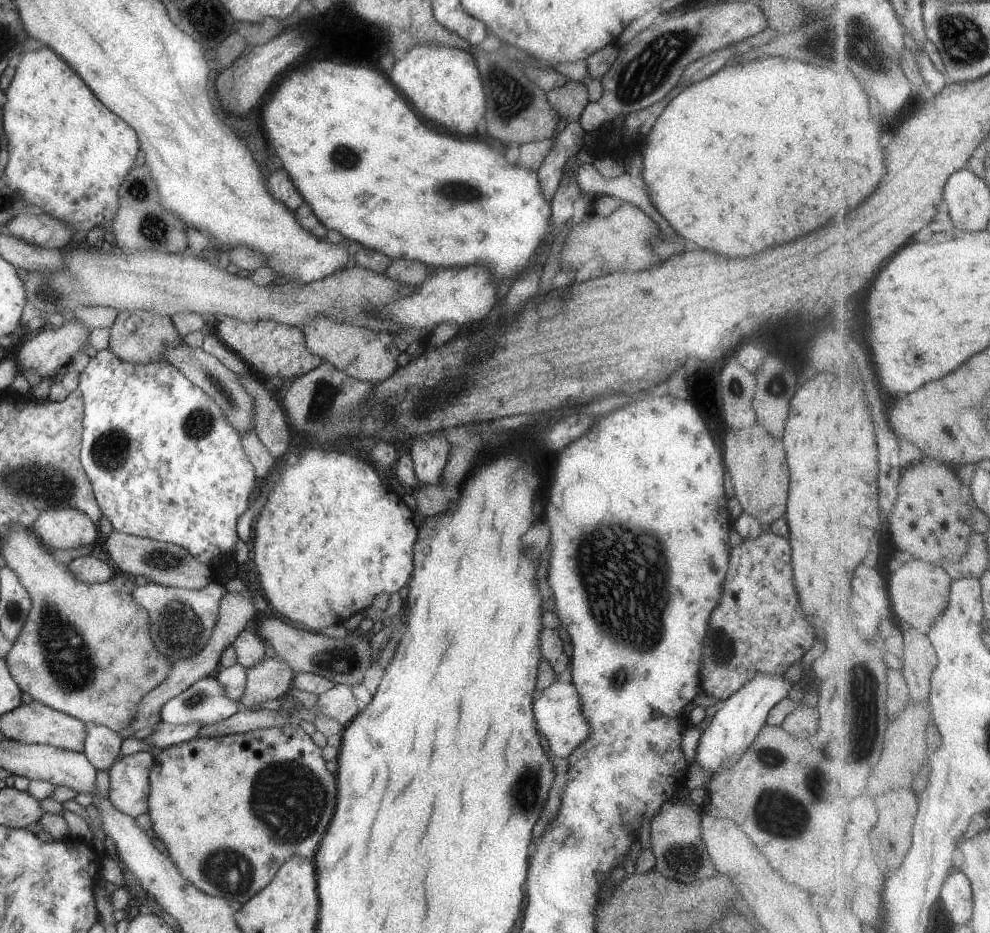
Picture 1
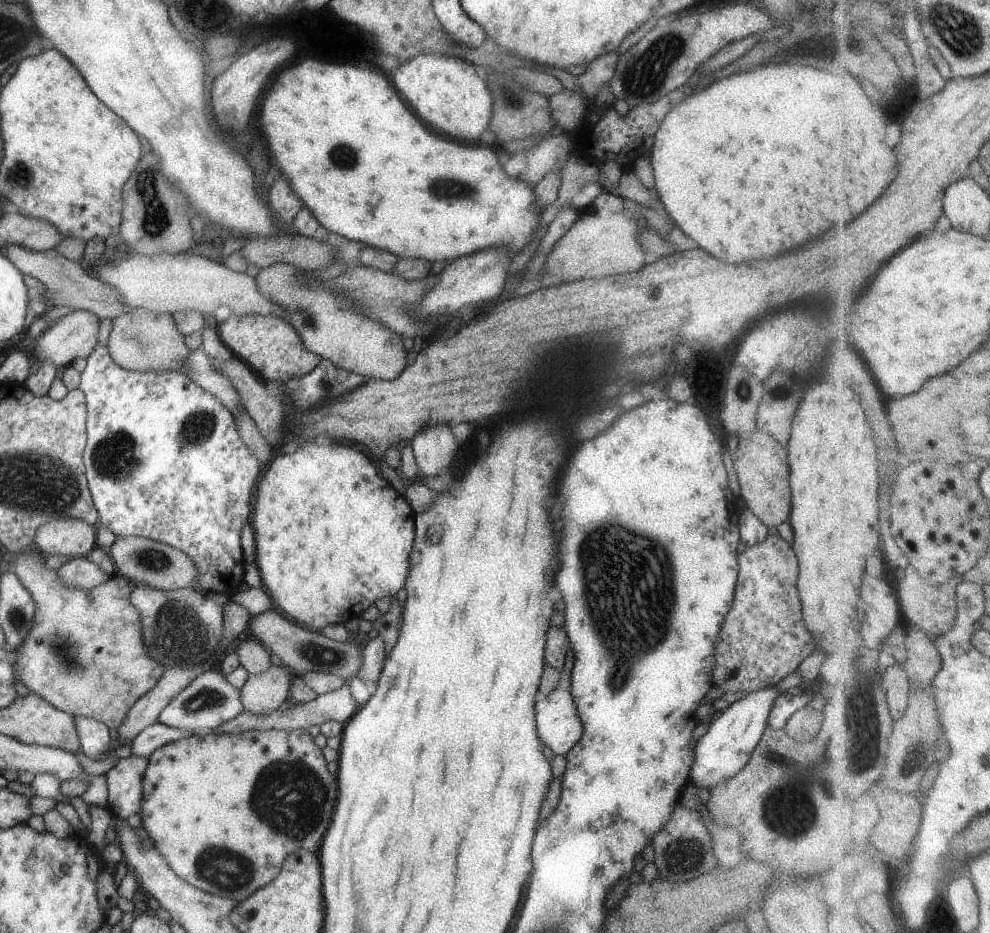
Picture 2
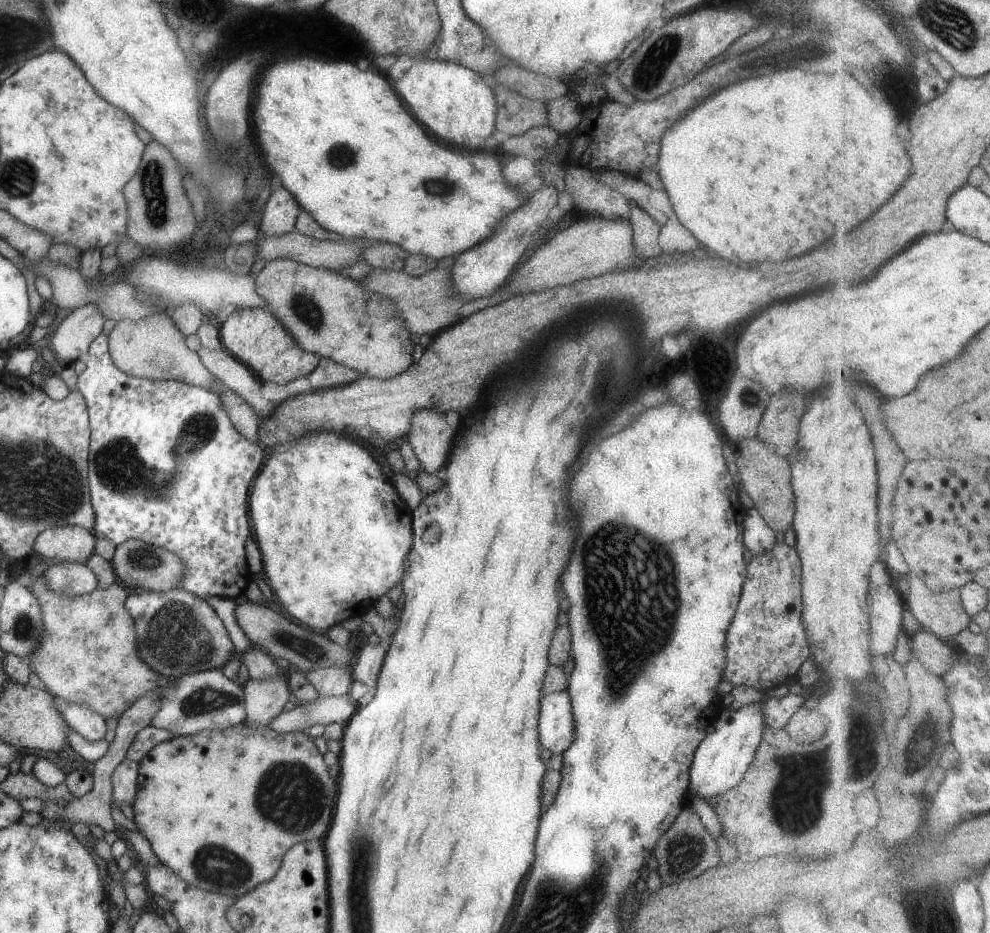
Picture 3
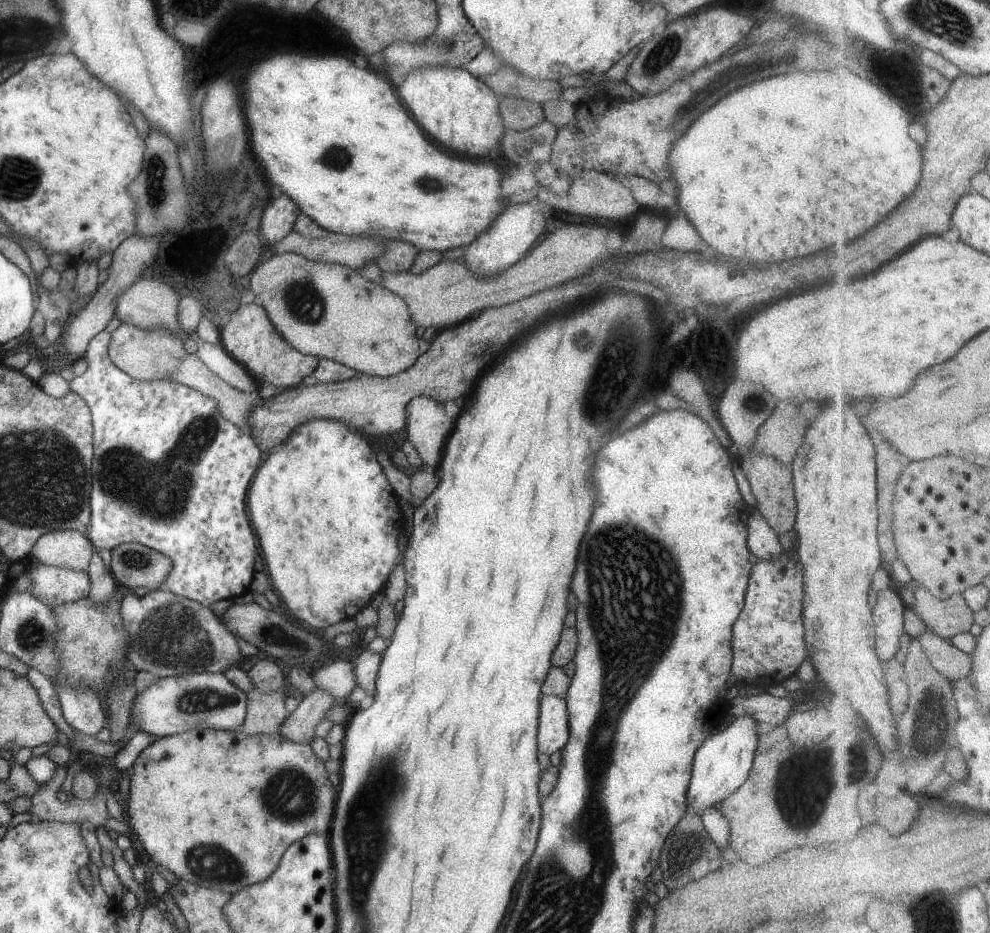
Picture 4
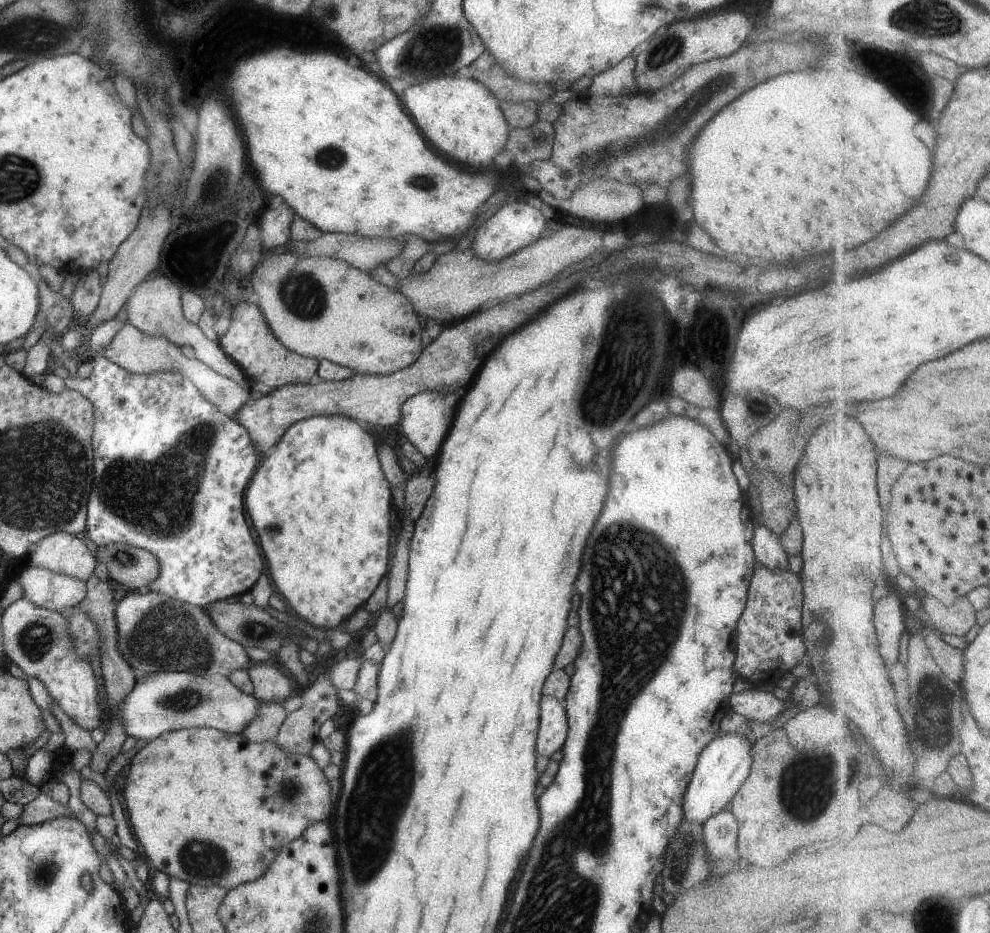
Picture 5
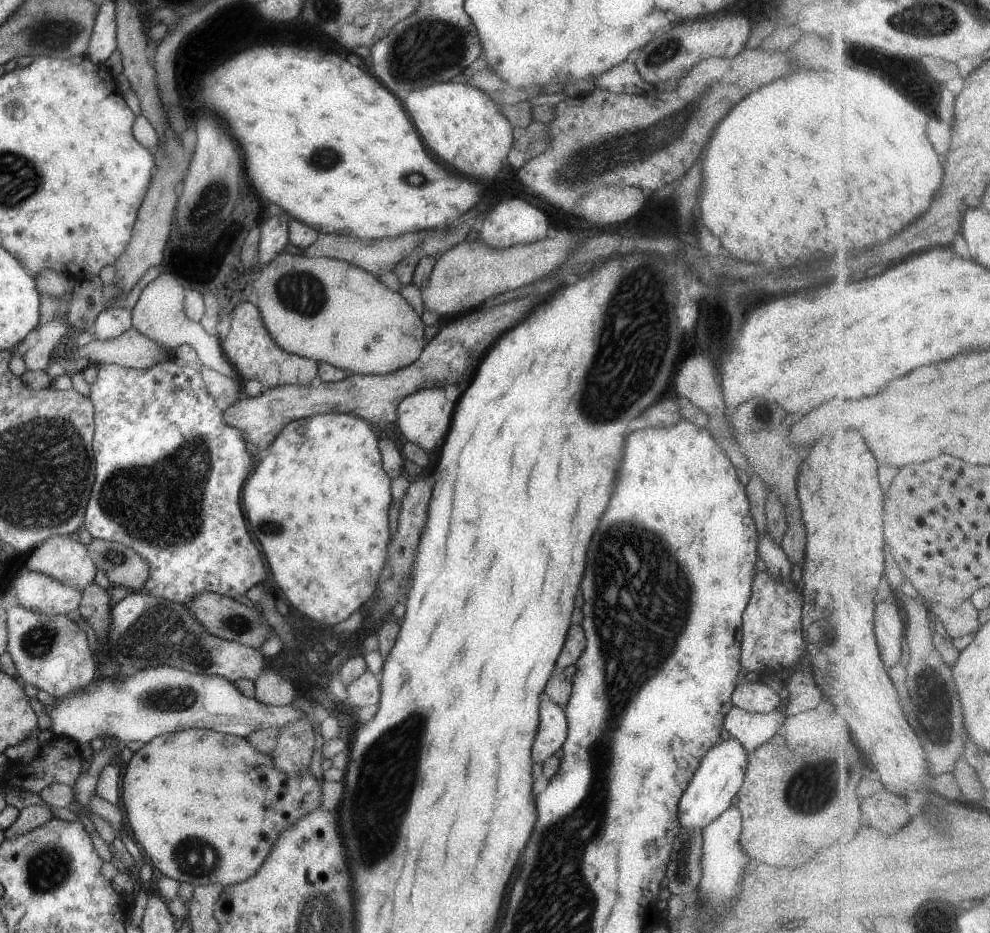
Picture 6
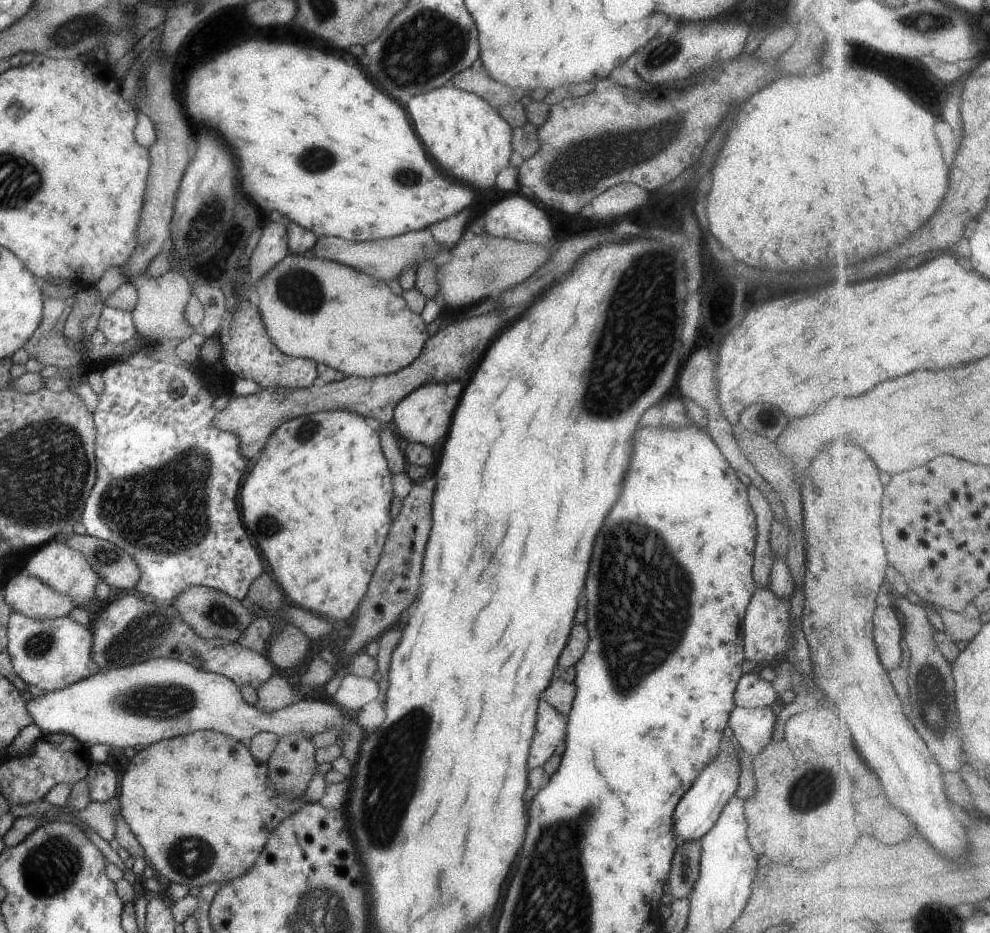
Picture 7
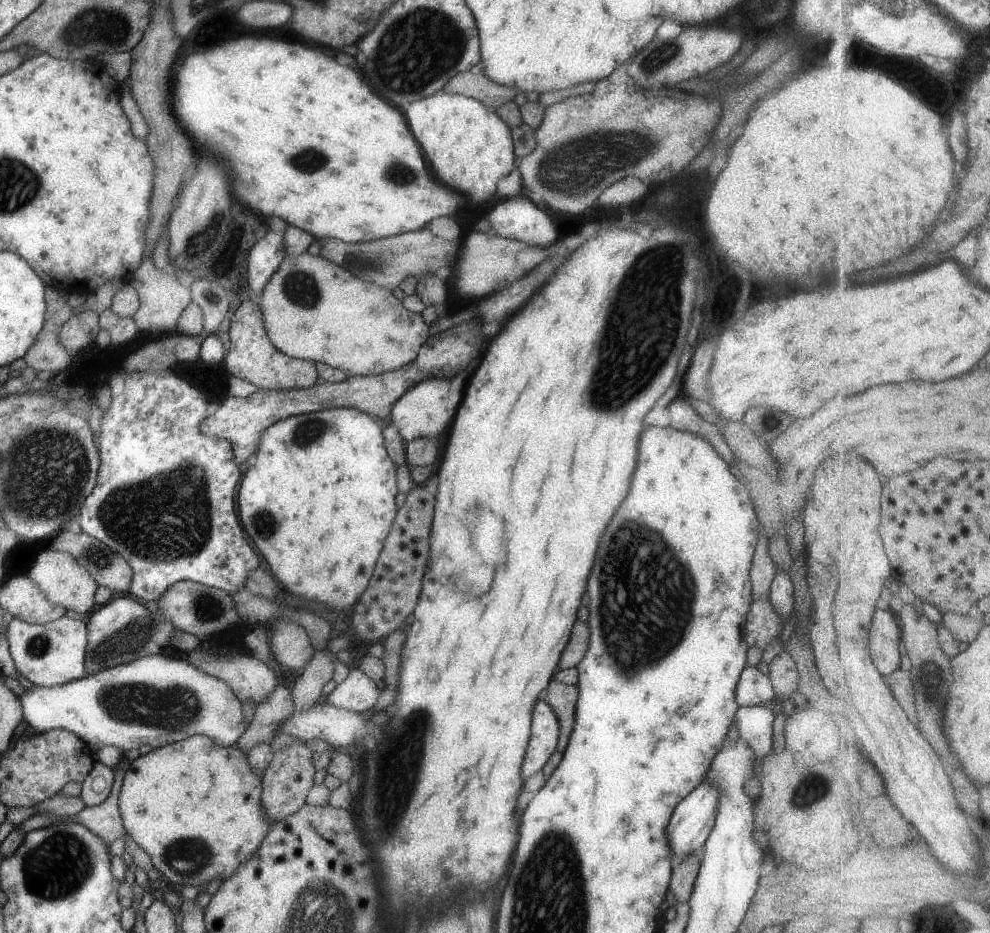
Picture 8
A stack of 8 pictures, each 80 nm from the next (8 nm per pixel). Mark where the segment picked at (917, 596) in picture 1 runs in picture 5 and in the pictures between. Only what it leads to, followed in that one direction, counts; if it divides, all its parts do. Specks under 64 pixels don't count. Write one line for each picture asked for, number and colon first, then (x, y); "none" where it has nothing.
2: (934, 609)
3: (943, 614)
4: (951, 617)
5: (957, 620)

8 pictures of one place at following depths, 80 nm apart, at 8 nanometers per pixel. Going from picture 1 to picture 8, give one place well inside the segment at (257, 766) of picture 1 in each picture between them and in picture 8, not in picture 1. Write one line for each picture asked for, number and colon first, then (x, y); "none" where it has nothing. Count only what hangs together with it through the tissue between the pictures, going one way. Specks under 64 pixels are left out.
2: (223, 810)
3: (219, 808)
4: (248, 797)
5: (211, 808)
6: (174, 788)
7: (199, 805)
8: (193, 806)

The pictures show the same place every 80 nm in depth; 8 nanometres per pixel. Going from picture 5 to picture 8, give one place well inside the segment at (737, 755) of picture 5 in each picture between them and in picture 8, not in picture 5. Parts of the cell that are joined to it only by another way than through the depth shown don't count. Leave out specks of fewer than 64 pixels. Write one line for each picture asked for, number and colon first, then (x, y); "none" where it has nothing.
6: (716, 780)
7: (696, 811)
8: (693, 817)

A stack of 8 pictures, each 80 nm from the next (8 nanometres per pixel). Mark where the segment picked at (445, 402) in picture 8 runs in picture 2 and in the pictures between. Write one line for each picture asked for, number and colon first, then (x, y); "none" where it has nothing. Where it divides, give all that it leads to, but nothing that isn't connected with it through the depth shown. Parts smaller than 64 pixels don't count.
2: (433, 448)
3: (431, 437)
4: (428, 426)
5: (425, 418)
6: (423, 417)
7: (424, 415)

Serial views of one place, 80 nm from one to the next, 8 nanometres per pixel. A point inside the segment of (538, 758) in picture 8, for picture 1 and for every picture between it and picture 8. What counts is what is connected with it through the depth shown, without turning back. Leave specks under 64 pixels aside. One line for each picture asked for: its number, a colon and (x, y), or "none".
1: (557, 712)
2: (558, 724)
3: (556, 728)
4: (552, 733)
5: (553, 726)
6: (552, 726)
7: (550, 727)

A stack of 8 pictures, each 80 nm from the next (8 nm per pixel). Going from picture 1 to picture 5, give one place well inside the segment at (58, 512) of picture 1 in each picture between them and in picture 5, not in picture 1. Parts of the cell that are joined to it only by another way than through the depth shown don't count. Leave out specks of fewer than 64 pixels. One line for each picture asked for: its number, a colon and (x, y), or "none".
2: (71, 538)
3: (70, 543)
4: (69, 549)
5: (59, 552)

